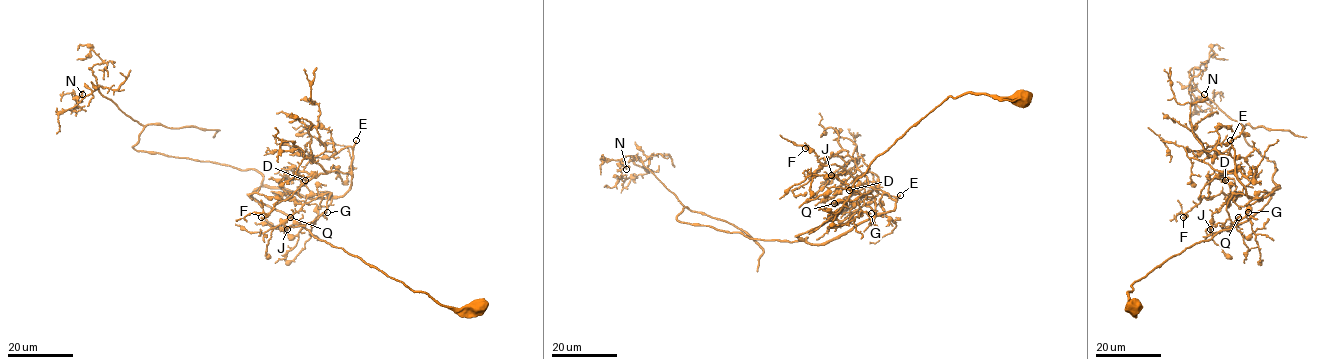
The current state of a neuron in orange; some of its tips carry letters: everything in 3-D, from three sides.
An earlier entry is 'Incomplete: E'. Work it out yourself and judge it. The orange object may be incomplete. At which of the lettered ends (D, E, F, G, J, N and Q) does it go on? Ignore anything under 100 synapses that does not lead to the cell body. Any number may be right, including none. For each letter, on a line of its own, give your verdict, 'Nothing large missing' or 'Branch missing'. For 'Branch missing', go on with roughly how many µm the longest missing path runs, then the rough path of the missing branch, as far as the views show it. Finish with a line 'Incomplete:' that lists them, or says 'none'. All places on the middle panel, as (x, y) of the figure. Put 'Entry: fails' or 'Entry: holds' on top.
Entry: holds
D: Nothing large missing
E: Branch missing. Missing length about 50 µm. Course of what is missing: (900, 195), (883, 179), (883, 152), (889, 158), (884, 176), (858, 197)
F: Nothing large missing
G: Nothing large missing
J: Nothing large missing
N: Nothing large missing
Q: Nothing large missing
Incomplete: E

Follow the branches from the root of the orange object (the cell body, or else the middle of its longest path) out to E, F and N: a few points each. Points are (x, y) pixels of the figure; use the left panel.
E: (476, 305), (440, 305), (321, 241), (304, 226), (326, 210), (331, 194), (341, 196), (350, 188), (356, 140)
F: (476, 305), (440, 305), (304, 226), (326, 210), (331, 194), (350, 188), (348, 172), (316, 174), (261, 217)
N: (476, 305), (440, 305), (321, 241), (252, 196), (253, 169), (136, 150), (143, 126), (82, 94)

